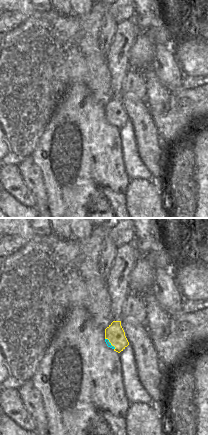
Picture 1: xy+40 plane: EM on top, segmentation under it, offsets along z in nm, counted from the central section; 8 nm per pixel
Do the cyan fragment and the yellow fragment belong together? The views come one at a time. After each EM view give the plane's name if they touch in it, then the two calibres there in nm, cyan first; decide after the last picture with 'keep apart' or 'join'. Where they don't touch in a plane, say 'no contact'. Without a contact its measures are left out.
meets cyan in xy+40; 40 nm thick on the cyan side, 150 nm on the other

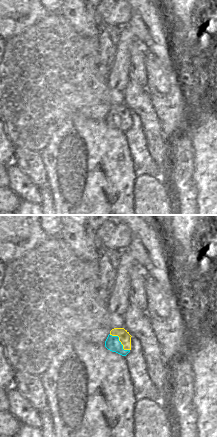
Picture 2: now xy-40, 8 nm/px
meets cyan in xy-40; 120 nm thick on the cyan side, 100 nm on the other

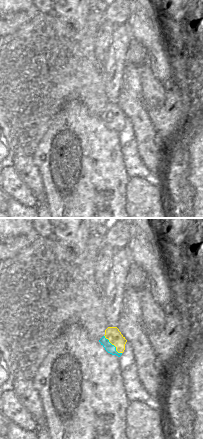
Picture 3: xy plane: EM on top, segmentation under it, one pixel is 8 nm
meets cyan in xy; 70 nm thick on the cyan side, 120 nm on the other

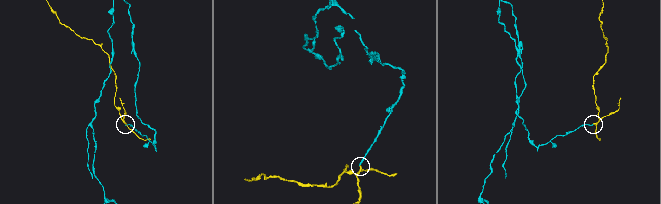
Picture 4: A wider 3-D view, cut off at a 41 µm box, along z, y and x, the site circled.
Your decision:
keep apart

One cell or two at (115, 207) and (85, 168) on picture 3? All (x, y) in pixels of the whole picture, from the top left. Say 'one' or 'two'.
one

